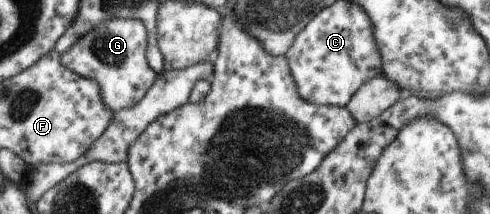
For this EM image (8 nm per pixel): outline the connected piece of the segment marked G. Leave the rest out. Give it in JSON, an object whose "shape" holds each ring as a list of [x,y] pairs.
{"shape":[[[111,18],[97,24],[61,54],[62,63],[77,75],[99,83],[106,106],[113,111],[133,107],[158,76],[146,58],[148,33],[139,18]]]}

